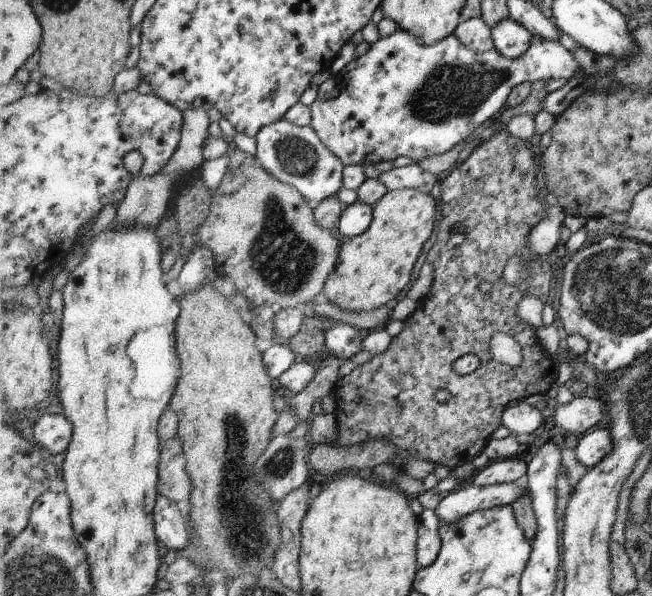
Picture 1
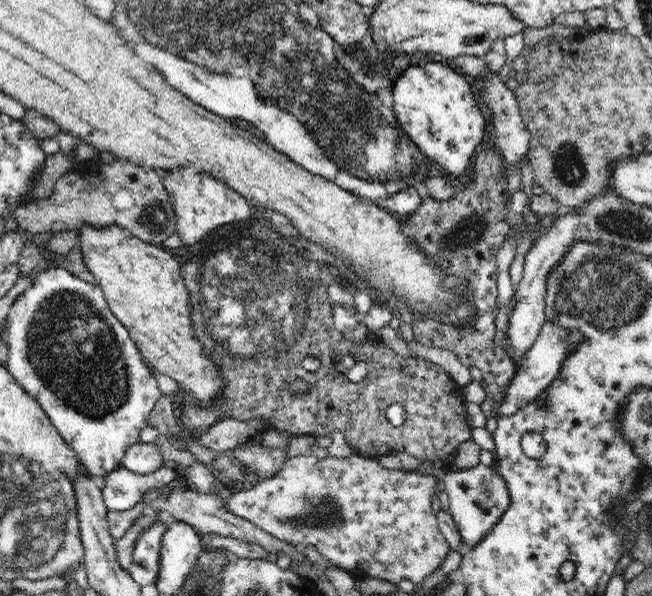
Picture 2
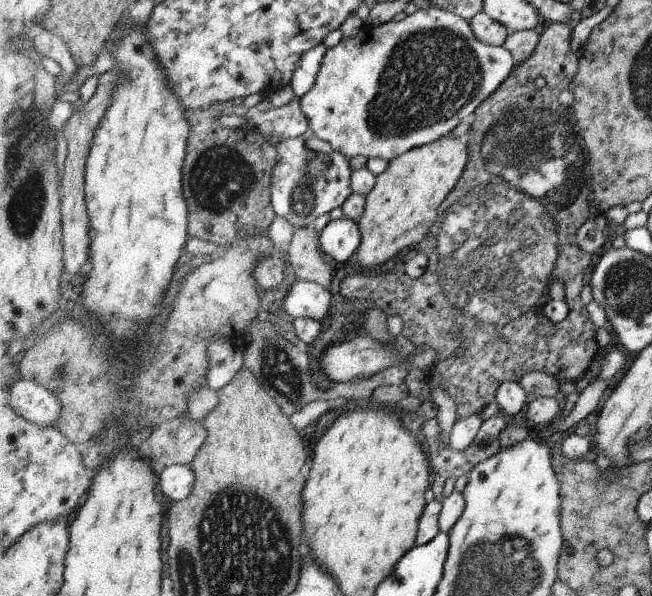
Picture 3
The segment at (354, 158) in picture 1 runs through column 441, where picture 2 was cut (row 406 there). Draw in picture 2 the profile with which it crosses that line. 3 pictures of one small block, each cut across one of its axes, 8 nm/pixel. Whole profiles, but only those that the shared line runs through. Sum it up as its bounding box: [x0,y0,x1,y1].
[5,266,162,480]

